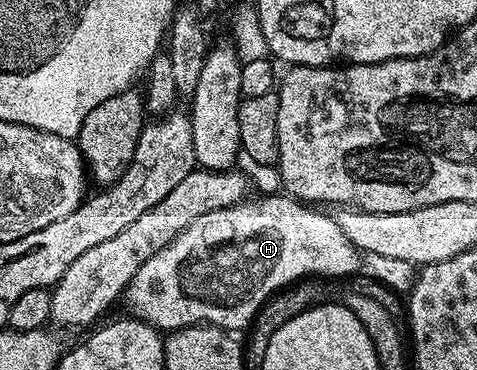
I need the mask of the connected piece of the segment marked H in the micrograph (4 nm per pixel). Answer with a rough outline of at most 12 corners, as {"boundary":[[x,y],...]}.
{"boundary":[[287,193],[202,213],[134,273],[164,333],[236,333],[281,289],[355,276]]}

